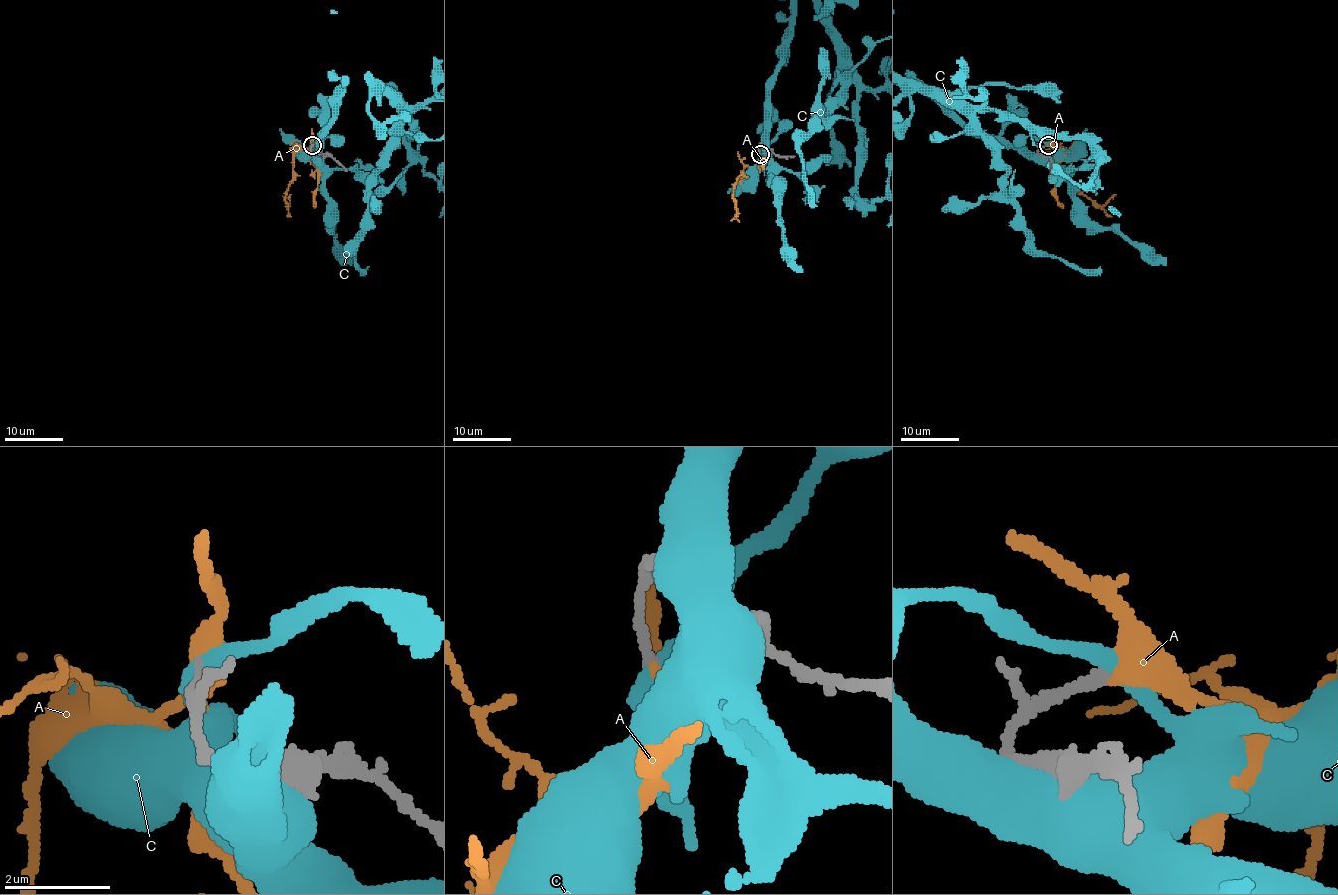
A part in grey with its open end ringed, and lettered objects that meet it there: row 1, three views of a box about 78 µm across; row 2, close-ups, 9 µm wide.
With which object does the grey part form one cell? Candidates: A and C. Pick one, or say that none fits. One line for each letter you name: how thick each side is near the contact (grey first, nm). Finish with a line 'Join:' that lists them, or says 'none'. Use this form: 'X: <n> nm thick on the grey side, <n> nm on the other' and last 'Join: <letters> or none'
A: 190 nm thick on the grey side, 400 nm on the other
Join: A

